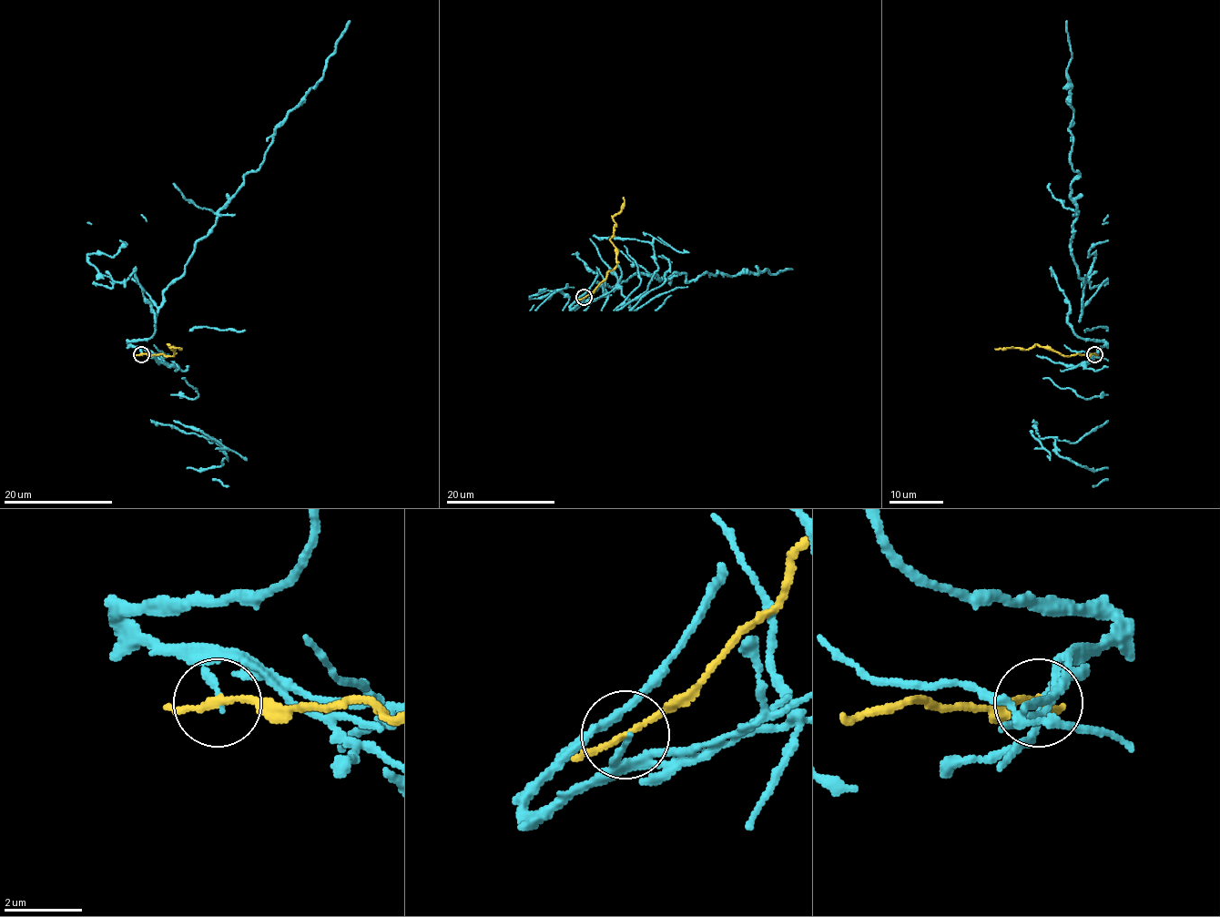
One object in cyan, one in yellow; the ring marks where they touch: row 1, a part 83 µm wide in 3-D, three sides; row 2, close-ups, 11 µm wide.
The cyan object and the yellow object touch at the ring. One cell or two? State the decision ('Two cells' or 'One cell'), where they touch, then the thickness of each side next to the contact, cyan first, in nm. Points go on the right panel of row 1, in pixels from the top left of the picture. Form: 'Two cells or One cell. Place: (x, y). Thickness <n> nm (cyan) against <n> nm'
Two cells. Place: (1094, 354). Thickness 150 nm (cyan) against 150 nm

